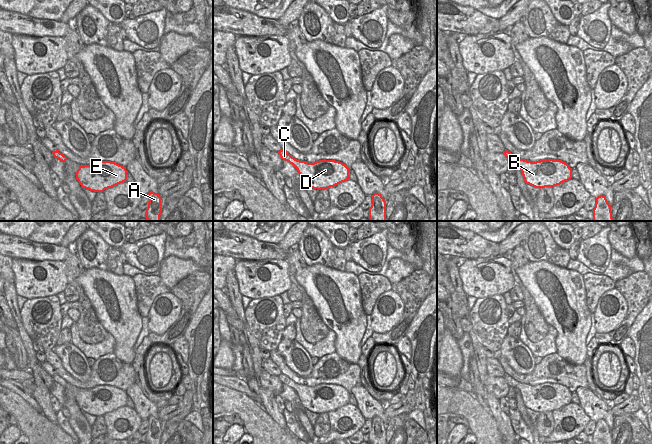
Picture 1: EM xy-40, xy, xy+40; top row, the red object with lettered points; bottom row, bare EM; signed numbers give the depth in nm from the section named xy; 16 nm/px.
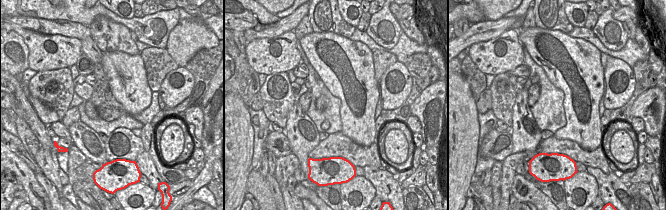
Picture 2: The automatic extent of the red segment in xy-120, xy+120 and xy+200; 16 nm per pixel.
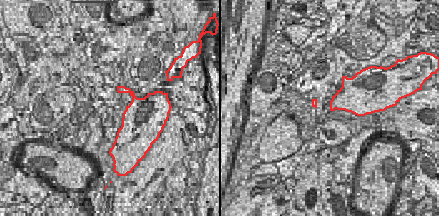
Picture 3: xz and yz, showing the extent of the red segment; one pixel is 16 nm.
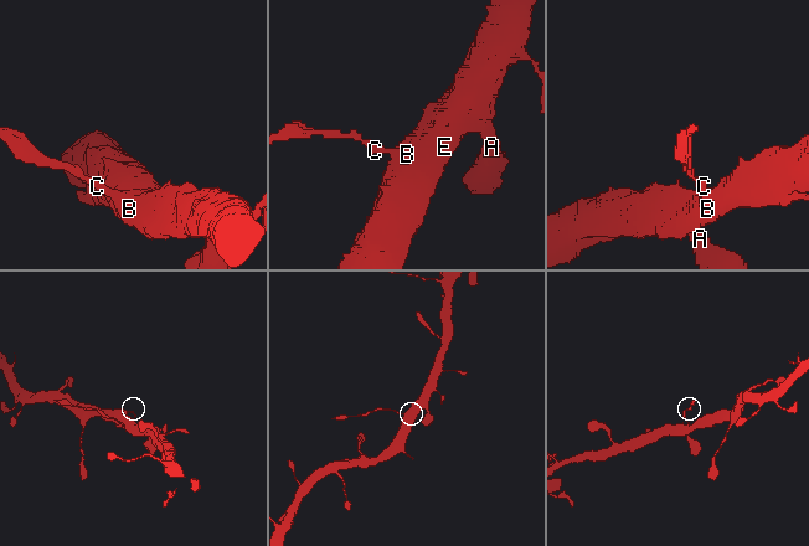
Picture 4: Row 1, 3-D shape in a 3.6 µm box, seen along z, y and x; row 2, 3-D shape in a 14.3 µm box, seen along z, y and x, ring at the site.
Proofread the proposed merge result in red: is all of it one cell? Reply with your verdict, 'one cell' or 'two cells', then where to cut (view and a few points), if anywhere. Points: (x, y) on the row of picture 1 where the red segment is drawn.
two cells | xy+40 (518, 158), (514, 163)

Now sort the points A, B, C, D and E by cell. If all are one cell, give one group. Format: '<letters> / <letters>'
A B D E / C

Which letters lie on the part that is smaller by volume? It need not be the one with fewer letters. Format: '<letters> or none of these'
C

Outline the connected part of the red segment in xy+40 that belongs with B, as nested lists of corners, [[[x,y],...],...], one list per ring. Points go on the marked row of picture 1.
[[[518,158],[515,165],[520,167],[525,183],[535,188],[552,188],[572,178],[572,168],[561,160],[531,162]]]

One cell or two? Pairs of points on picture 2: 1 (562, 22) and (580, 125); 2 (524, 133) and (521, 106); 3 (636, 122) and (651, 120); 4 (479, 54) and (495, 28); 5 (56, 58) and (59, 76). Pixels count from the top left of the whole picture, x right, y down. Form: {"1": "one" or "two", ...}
{"1": "two", "2": "one", "3": "two", "4": "two", "5": "two"}

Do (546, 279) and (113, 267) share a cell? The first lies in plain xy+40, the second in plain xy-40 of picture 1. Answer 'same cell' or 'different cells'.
different cells

